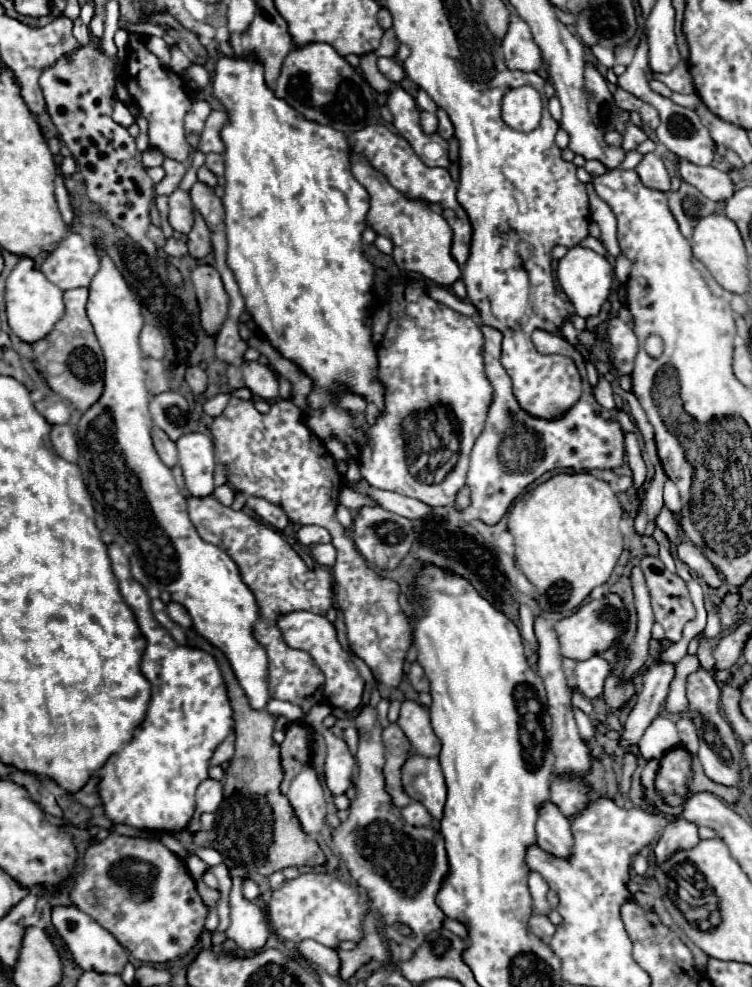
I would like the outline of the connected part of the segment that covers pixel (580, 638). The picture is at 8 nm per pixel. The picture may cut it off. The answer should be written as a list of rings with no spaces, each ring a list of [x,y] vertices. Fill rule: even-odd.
[[[606,593],[600,599],[592,599],[590,603],[582,605],[574,615],[554,623],[554,631],[560,641],[560,653],[564,657],[582,661],[620,645],[624,633],[628,631],[628,615],[630,613],[618,593]]]

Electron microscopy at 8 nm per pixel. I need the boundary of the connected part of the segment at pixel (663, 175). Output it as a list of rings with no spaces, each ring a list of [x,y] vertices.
[[[646,153],[636,167],[636,173],[640,175],[640,179],[646,187],[670,191],[670,175],[668,175],[668,171],[666,171],[666,167],[658,155]]]

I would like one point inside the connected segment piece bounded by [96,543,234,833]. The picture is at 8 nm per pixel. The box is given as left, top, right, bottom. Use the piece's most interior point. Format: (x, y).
(151, 783)

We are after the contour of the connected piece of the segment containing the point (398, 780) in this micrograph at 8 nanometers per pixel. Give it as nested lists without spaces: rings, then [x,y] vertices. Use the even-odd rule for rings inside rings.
[[[396,723],[388,725],[382,731],[382,743],[386,753],[386,765],[384,765],[384,777],[388,783],[386,791],[392,795],[396,807],[406,807],[412,801],[412,797],[402,787],[402,767],[412,753],[412,745]]]

